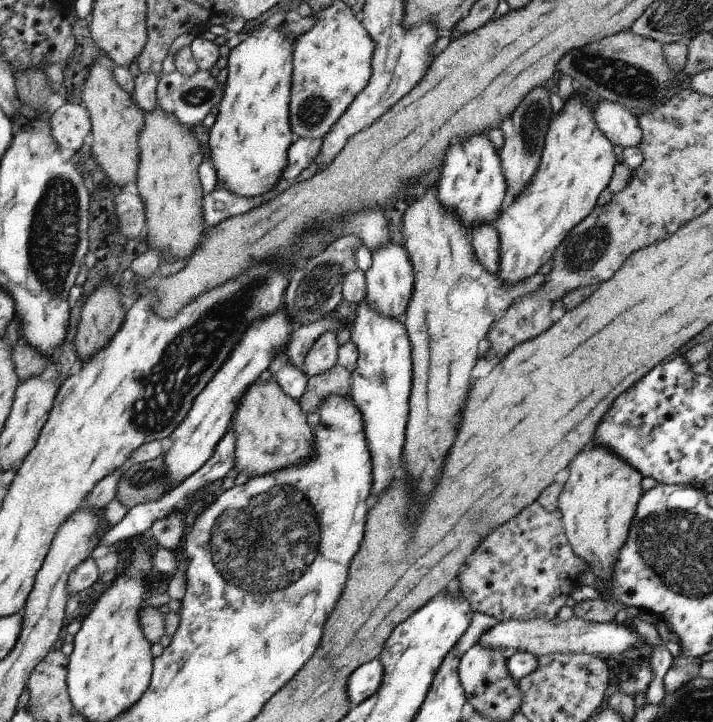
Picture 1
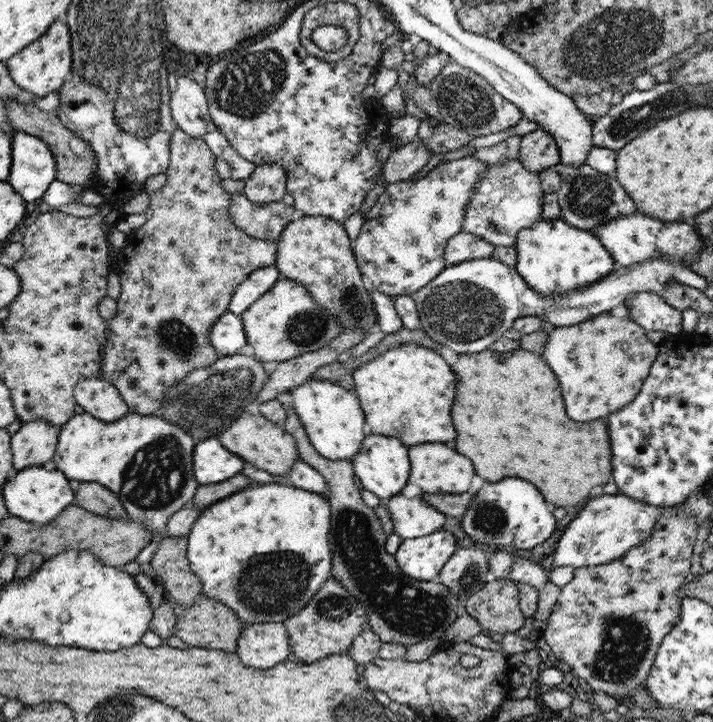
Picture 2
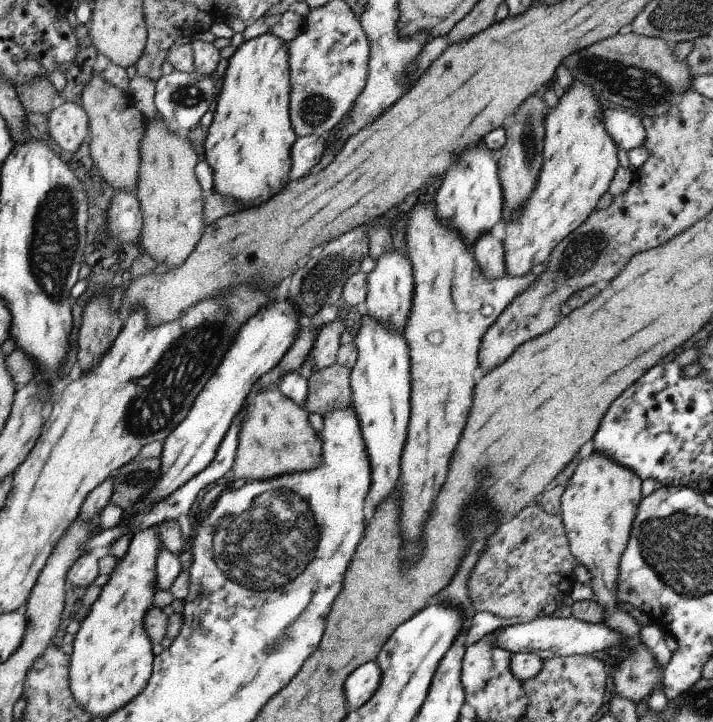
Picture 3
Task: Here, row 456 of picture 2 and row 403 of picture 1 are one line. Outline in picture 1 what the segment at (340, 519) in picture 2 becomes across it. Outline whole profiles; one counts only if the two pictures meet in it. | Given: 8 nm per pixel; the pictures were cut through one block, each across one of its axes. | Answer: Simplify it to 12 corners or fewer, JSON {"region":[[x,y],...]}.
{"region":[[338,364],[307,379],[299,405],[320,412],[329,396],[351,398],[351,372]]}

